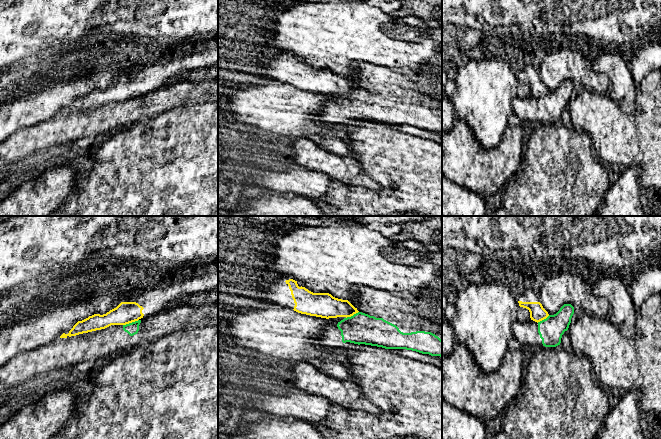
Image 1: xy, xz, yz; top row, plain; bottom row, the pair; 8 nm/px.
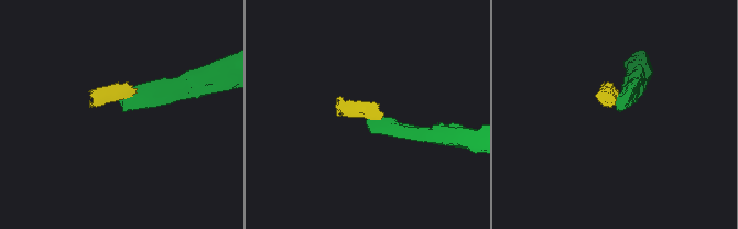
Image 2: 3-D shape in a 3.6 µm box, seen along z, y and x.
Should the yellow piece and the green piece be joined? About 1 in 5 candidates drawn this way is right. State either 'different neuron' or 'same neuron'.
different neuron

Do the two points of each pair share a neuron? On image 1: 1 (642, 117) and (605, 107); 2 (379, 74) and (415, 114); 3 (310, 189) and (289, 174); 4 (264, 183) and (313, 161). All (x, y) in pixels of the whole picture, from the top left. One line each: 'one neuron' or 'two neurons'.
1: one neuron
2: one neuron
3: one neuron
4: two neurons

